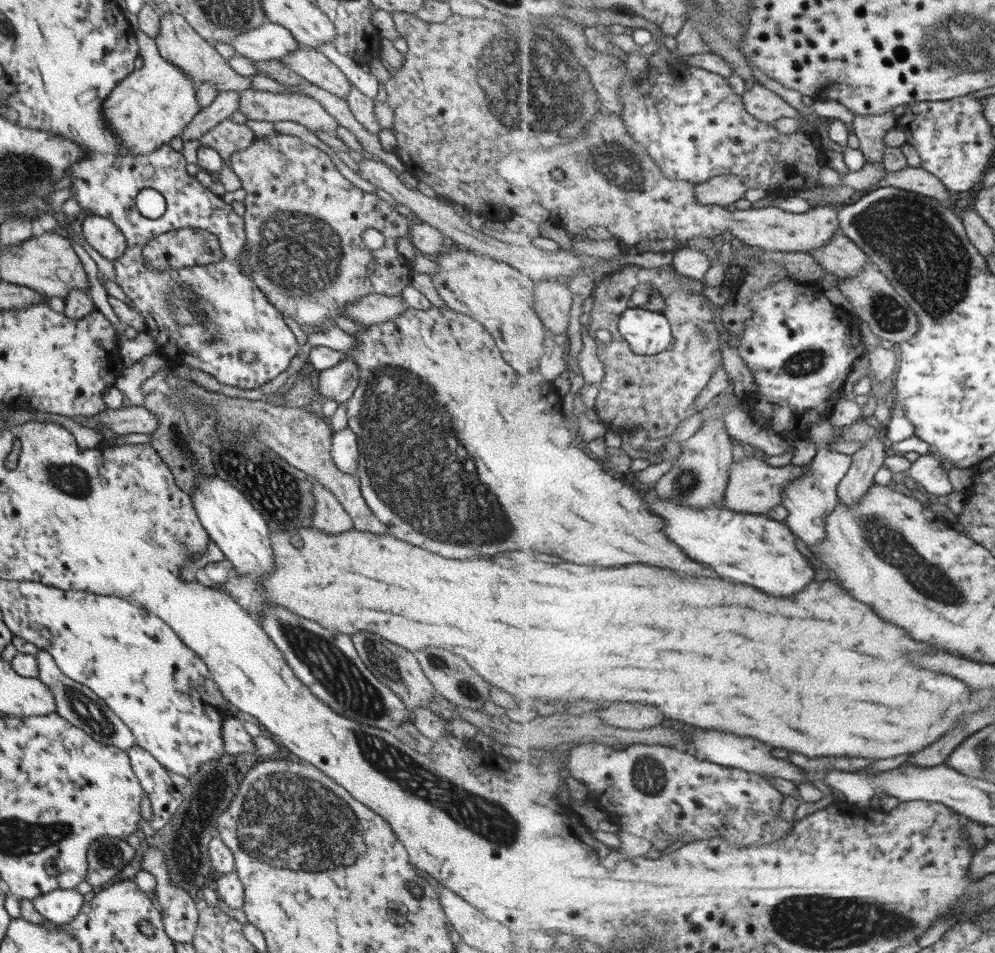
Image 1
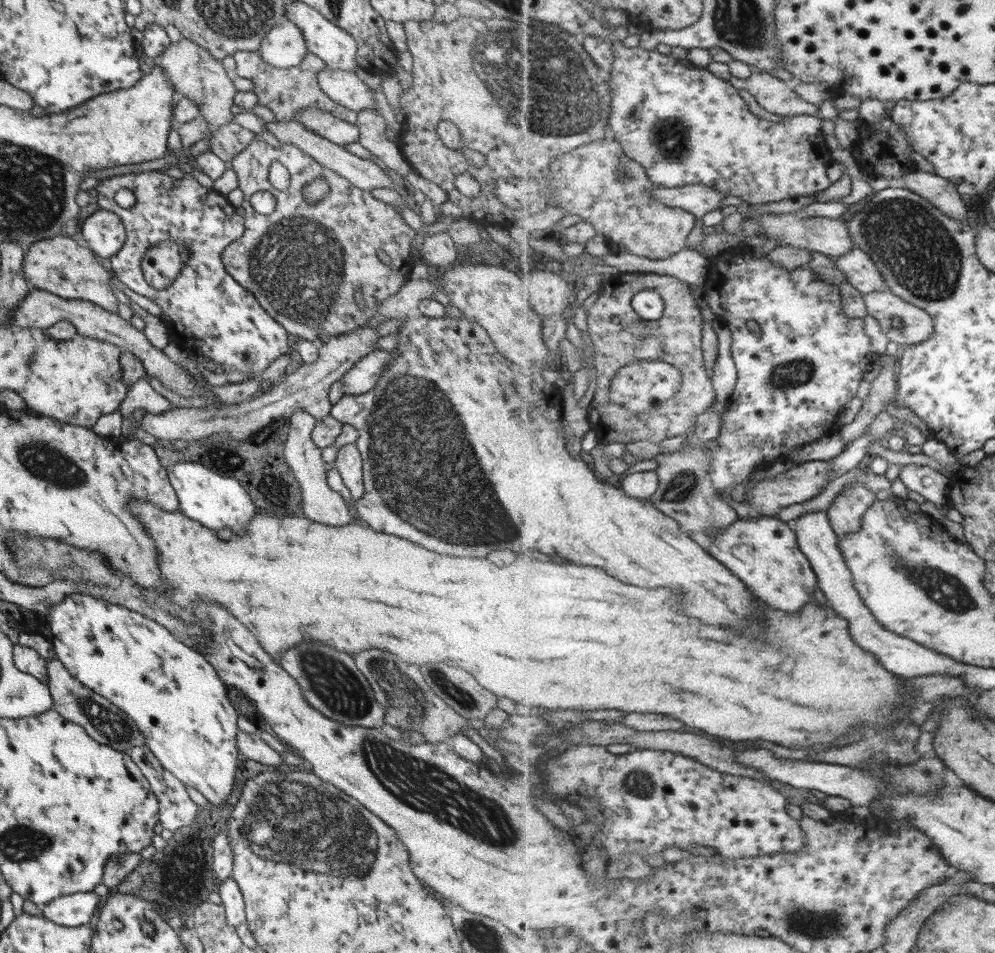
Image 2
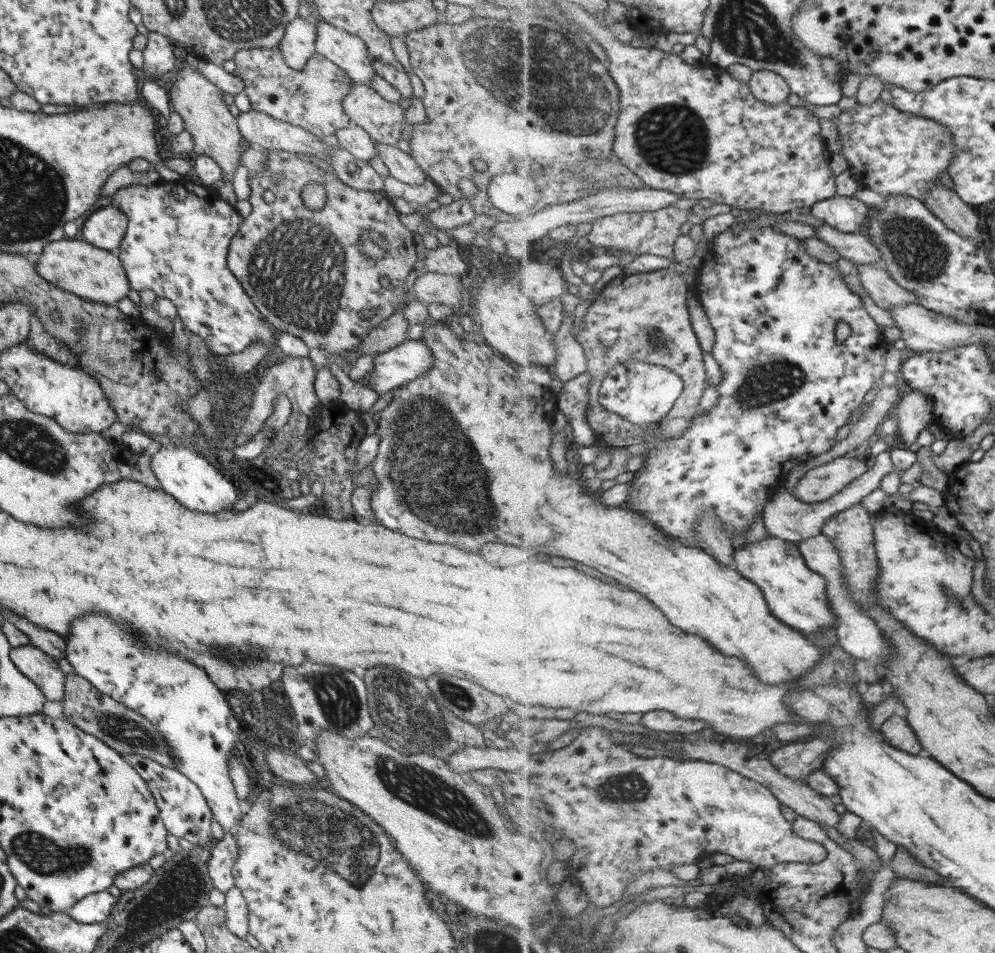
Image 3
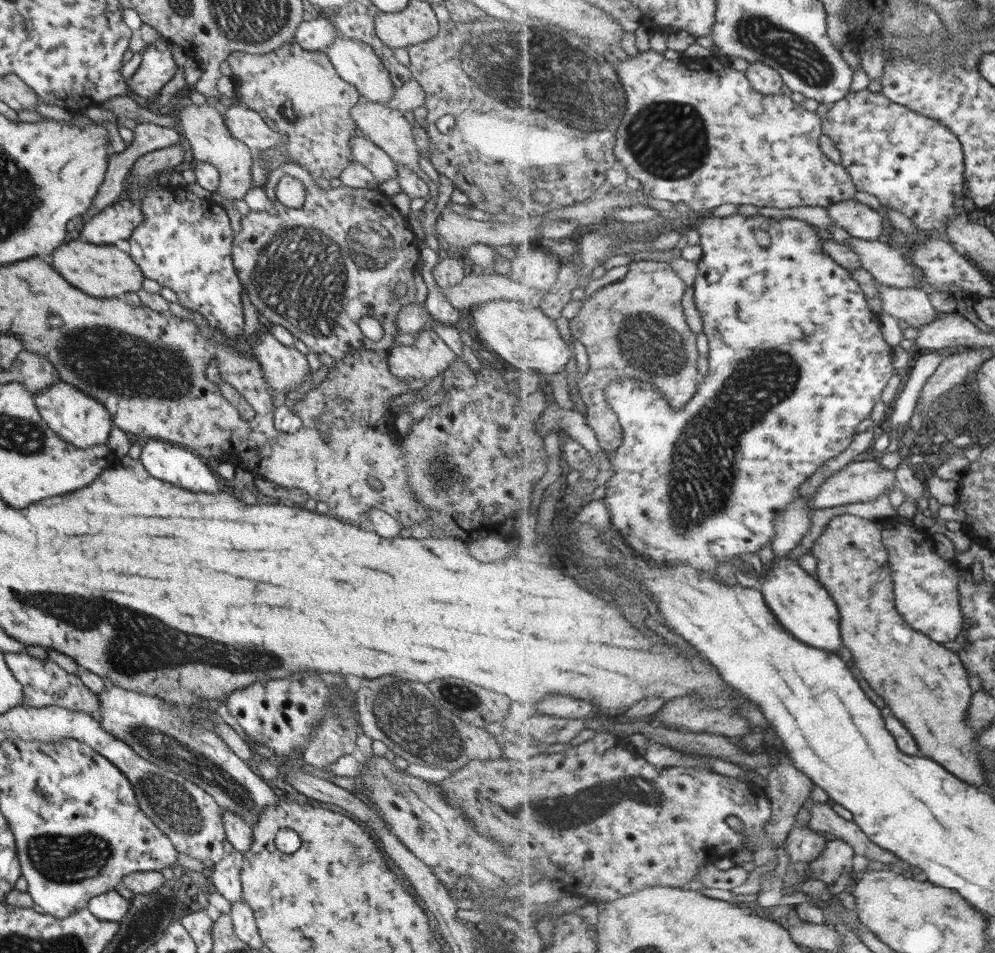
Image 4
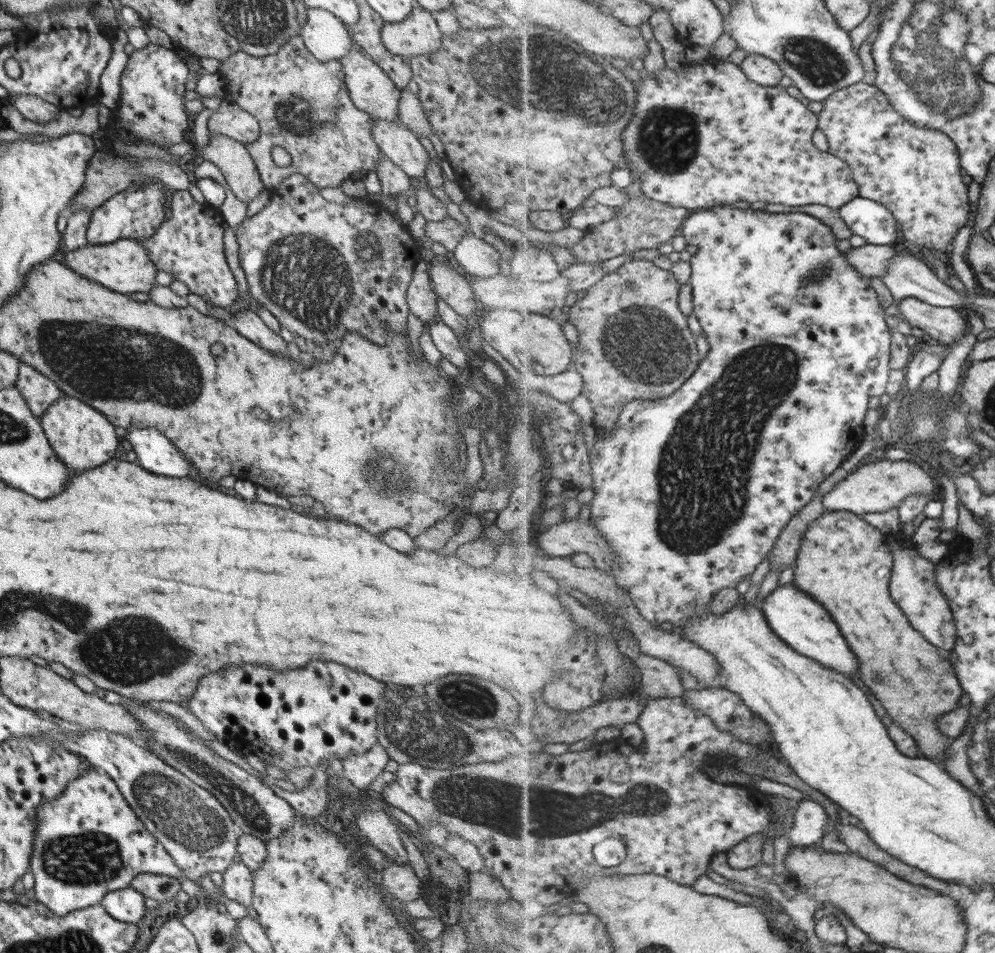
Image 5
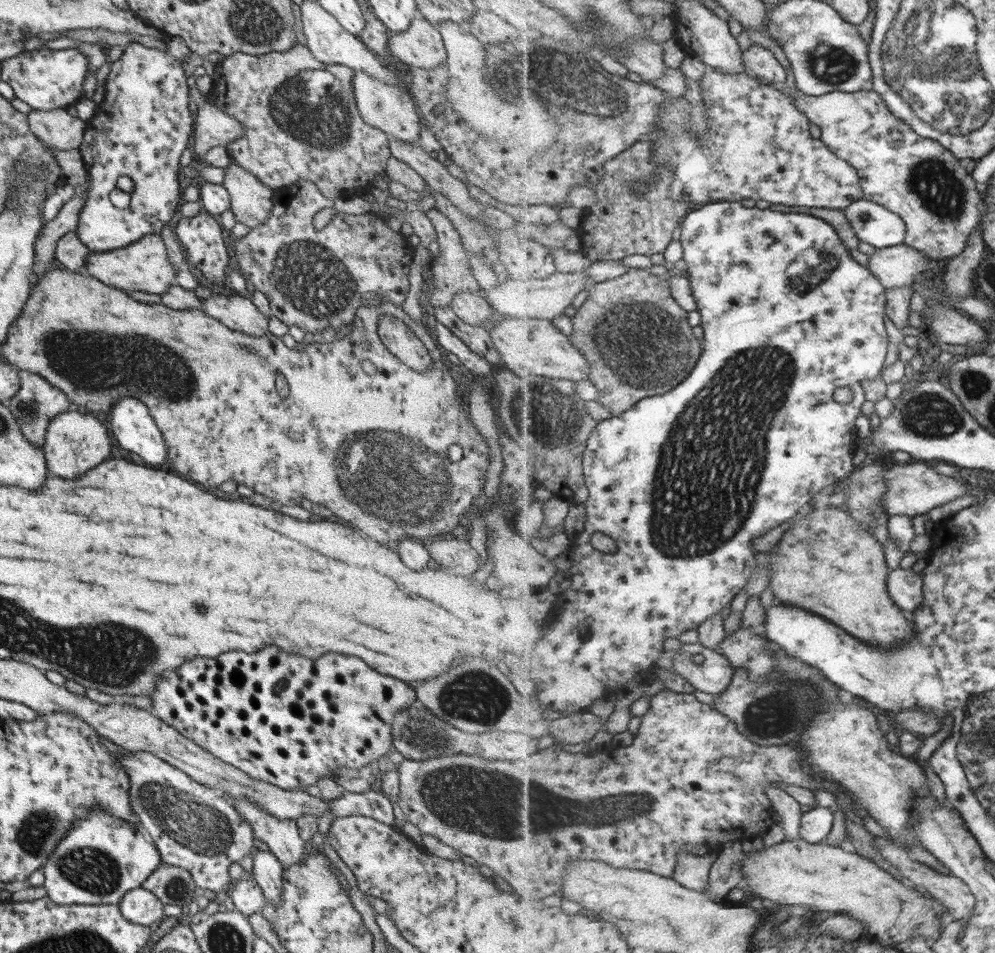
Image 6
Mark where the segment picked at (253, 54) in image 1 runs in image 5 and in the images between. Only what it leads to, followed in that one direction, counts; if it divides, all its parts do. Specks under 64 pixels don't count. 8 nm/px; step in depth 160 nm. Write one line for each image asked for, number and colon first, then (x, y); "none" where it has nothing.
2: (283, 46)
3: (296, 45)
4: (316, 34)
5: (323, 34)

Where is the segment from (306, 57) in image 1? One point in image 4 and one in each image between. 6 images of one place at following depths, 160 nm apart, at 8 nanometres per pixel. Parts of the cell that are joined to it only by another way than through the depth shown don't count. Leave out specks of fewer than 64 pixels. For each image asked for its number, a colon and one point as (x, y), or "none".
2: (343, 87)
3: (382, 120)
4: (386, 128)

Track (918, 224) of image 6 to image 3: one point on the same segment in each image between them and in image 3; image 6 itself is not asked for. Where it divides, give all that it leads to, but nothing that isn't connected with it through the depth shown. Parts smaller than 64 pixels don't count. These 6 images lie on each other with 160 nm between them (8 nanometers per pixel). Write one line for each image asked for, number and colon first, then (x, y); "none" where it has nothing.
3: (890, 152)
4: (911, 163)
5: (915, 172)

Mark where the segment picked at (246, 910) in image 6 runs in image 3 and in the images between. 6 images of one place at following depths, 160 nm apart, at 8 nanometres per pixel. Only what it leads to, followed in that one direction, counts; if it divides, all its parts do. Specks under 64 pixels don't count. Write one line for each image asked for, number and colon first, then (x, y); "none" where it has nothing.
3: (224, 851)
4: (224, 879)
5: (237, 884)

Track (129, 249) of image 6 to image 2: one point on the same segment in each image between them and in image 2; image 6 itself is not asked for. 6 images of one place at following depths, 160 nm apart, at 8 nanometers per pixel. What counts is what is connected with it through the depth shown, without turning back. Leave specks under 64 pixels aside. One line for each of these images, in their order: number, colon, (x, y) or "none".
2: (59, 265)
3: (96, 275)
4: (99, 271)
5: (123, 266)

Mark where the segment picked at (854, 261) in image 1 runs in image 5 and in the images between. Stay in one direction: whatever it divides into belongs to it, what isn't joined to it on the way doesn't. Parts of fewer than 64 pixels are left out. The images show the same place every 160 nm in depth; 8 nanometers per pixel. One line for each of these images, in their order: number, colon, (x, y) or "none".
2: (863, 274)
3: (885, 291)
4: (913, 305)
5: (946, 325)

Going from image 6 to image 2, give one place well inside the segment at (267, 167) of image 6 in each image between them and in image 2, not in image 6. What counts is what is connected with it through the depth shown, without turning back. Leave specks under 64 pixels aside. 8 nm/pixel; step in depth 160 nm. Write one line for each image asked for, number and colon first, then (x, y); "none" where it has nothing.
2: (285, 91)
3: (311, 97)
4: (294, 91)
5: (301, 104)

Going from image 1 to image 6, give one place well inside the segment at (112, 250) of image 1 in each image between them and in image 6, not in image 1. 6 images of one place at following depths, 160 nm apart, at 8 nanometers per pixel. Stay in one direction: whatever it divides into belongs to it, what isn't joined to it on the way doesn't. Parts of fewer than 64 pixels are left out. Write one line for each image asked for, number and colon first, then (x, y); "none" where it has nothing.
2: (103, 232)
3: (104, 229)
4: (117, 221)
5: (136, 213)
6: (139, 130)

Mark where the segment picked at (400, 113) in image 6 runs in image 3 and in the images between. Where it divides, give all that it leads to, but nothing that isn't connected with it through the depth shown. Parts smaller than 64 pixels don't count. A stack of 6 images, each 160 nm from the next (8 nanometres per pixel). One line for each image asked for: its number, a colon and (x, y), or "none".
3: (347, 51)
4: (355, 62)
5: (370, 89)

